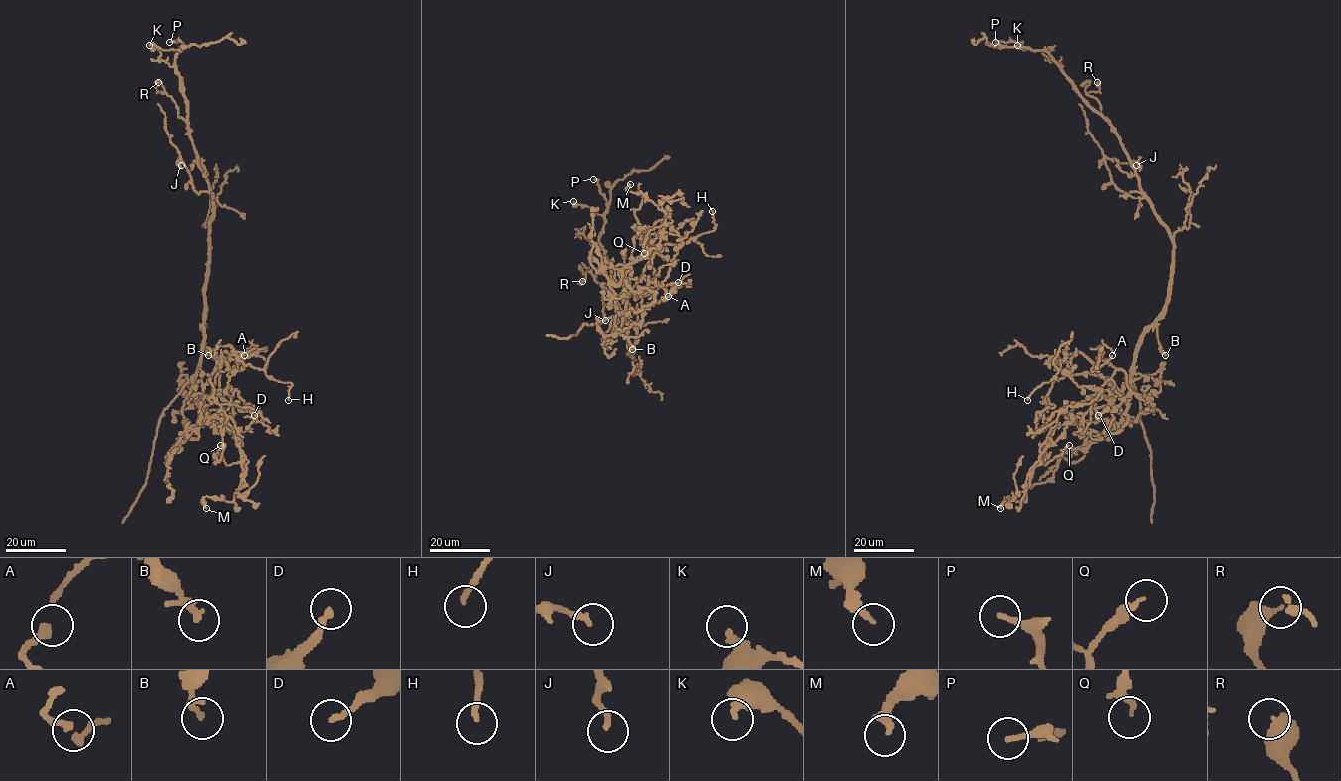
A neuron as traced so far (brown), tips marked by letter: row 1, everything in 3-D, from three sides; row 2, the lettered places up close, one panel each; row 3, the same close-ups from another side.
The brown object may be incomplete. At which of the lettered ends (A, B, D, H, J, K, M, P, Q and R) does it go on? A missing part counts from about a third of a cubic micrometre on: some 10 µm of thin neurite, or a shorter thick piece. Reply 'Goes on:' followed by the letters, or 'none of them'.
Goes on: none of them

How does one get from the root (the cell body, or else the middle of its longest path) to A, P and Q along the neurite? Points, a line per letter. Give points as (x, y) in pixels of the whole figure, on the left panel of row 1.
A: (208, 267), (195, 396), (201, 400), (203, 386), (218, 365), (222, 371), (230, 370), (244, 355)
P: (208, 267), (212, 195), (190, 135), (187, 100), (175, 64), (175, 56), (183, 44), (169, 42)
Q: (208, 267), (195, 396), (234, 434), (241, 459), (227, 465), (220, 445)

